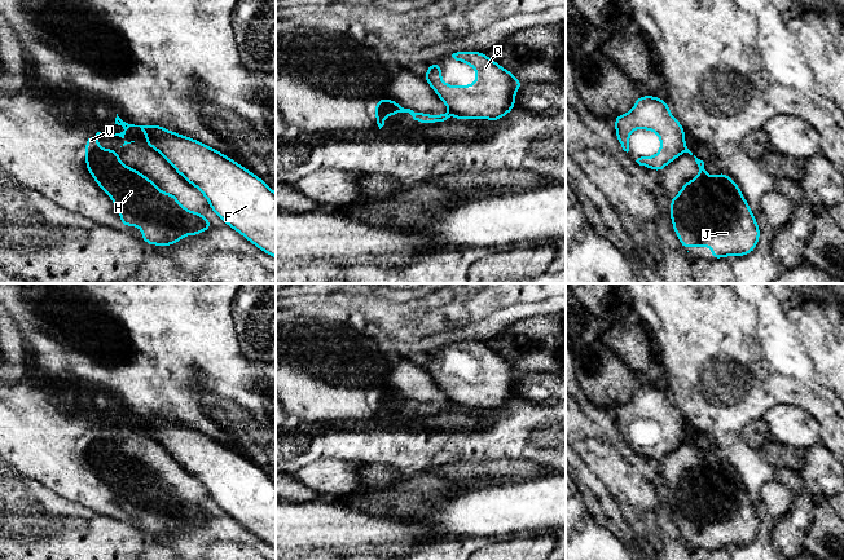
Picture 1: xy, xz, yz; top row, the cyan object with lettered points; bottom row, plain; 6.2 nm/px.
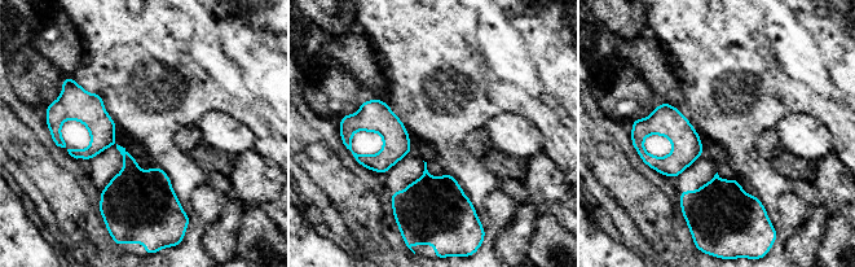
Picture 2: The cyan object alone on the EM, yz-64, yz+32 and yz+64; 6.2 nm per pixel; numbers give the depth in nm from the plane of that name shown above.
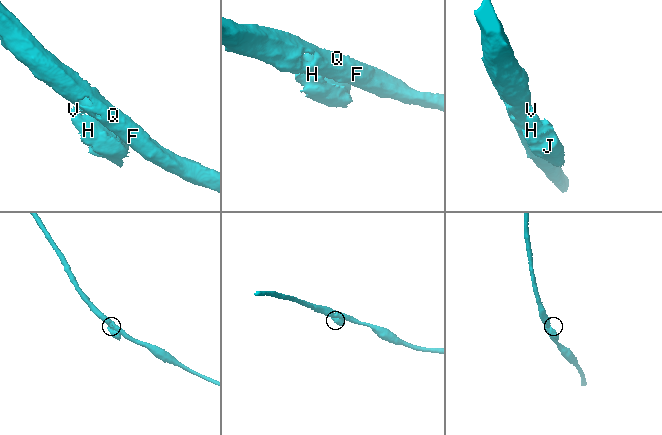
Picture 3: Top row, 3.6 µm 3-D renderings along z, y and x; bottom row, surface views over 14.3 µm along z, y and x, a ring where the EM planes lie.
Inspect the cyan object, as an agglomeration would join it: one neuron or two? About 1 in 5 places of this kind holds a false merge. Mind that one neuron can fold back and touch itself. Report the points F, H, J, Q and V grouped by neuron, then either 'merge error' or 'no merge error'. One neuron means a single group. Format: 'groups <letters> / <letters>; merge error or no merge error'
groups F Q / H J V; merge error

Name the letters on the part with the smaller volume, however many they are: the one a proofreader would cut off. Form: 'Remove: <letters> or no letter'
Remove: H, J, V

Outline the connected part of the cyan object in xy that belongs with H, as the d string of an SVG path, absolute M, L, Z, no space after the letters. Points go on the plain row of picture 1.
M97 422L94 427L87 427L85 455L97 475L111 488L123 516L140 517L141 529L150 535L172 535L186 525L199 525L212 517L205 504L181 495L176 484L162 481L149 467L123 454L120 442L100 437L97 432L101 425L102 423Z

